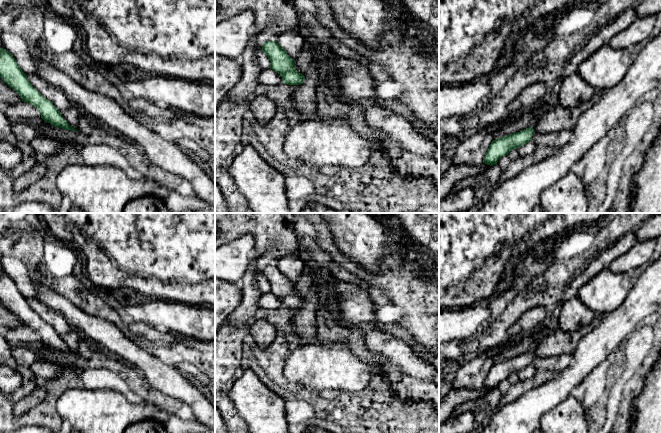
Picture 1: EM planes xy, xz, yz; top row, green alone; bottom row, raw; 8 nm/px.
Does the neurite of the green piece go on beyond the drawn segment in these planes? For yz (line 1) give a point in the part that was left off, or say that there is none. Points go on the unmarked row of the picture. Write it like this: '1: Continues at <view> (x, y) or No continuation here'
1: No continuation here

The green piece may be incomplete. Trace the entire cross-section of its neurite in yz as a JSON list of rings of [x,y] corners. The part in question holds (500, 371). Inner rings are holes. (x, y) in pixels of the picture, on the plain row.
[[[526,352],[520,356],[495,363],[489,369],[489,372],[484,380],[483,387],[493,390],[503,380],[508,379],[512,373],[518,373],[532,364],[534,353]]]

